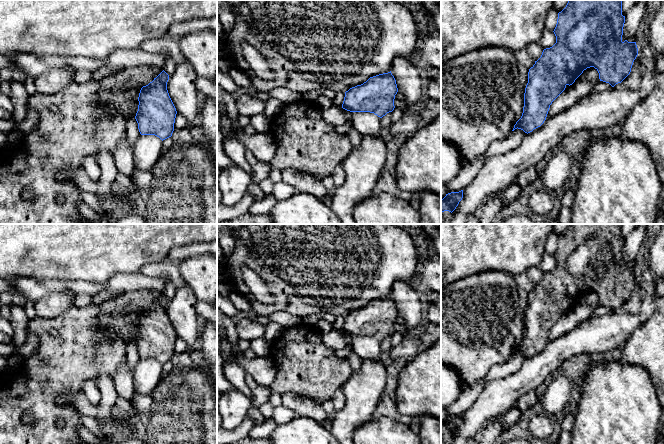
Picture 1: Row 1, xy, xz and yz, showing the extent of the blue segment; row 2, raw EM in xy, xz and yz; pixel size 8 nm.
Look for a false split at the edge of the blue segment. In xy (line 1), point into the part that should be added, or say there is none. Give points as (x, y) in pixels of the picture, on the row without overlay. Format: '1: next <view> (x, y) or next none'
1: next none

